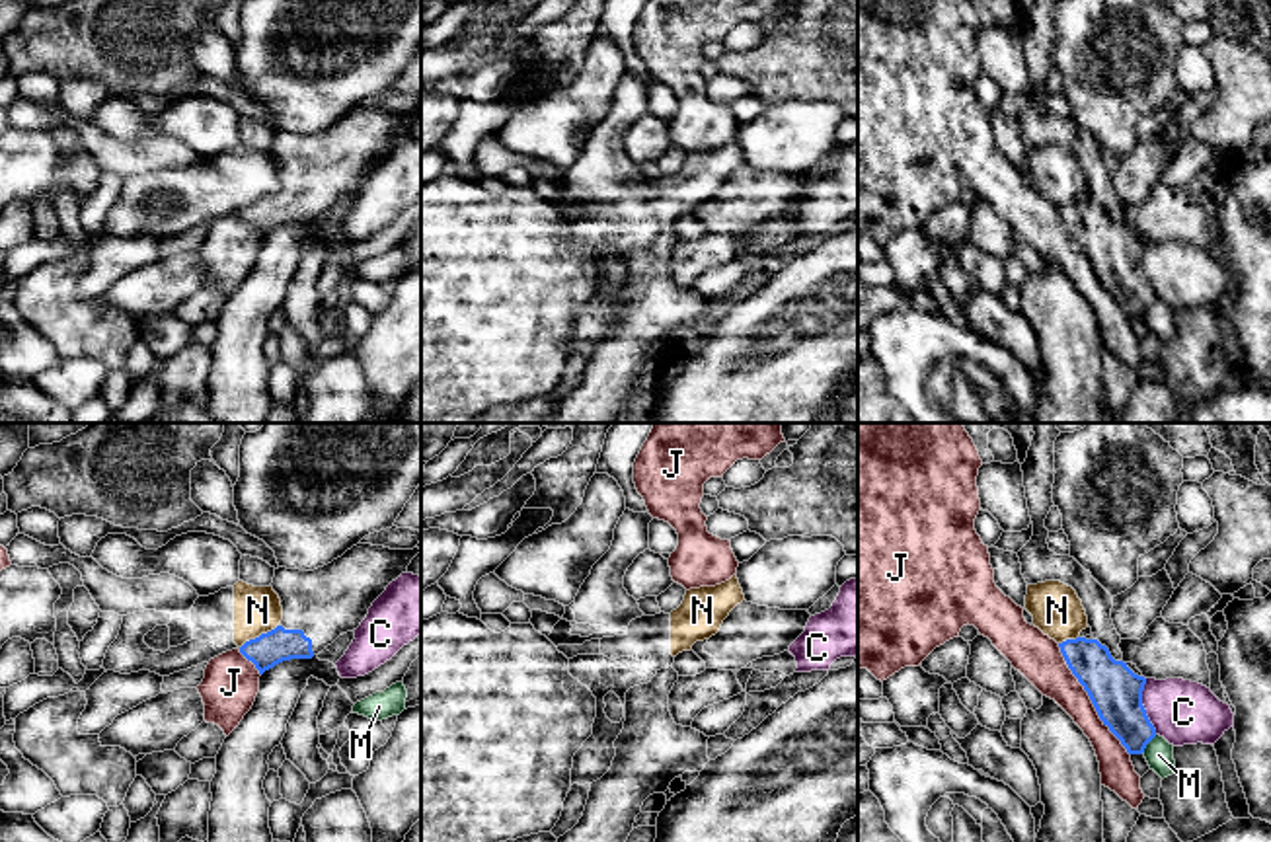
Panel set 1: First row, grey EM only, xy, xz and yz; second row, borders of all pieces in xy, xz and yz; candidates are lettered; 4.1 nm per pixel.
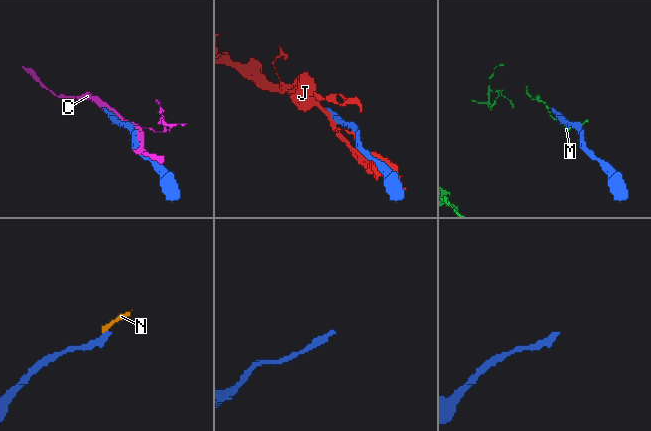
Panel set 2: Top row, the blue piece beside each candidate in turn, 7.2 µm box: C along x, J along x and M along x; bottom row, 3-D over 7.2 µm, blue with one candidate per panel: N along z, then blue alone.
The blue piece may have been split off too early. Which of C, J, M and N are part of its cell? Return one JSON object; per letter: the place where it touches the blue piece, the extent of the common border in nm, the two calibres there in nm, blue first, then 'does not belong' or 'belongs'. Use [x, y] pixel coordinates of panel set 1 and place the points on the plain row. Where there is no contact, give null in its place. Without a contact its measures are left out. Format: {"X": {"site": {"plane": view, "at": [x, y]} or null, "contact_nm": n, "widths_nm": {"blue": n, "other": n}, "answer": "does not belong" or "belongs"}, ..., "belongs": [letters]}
{"C": {"site": {"plane": "yz", "at": [1143, 269]}, "contact_nm": 240, "widths_nm": {"blue": 220, "other": 260}, "answer": "does not belong"}, "J": {"site": {"plane": "yz", "at": [1090, 262]}, "contact_nm": 550, "widths_nm": {"blue": 220, "other": 180}, "answer": "does not belong"}, "M": {"site": {"plane": "yz", "at": [1147, 306]}, "contact_nm": 100, "widths_nm": {"blue": 220, "other": 120}, "answer": "does not belong"}, "N": {"site": {"plane": "xy", "at": [262, 197]}, "contact_nm": 190, "widths_nm": {"blue": 140, "other": 190}, "answer": "does not belong"}, "belongs": []}

